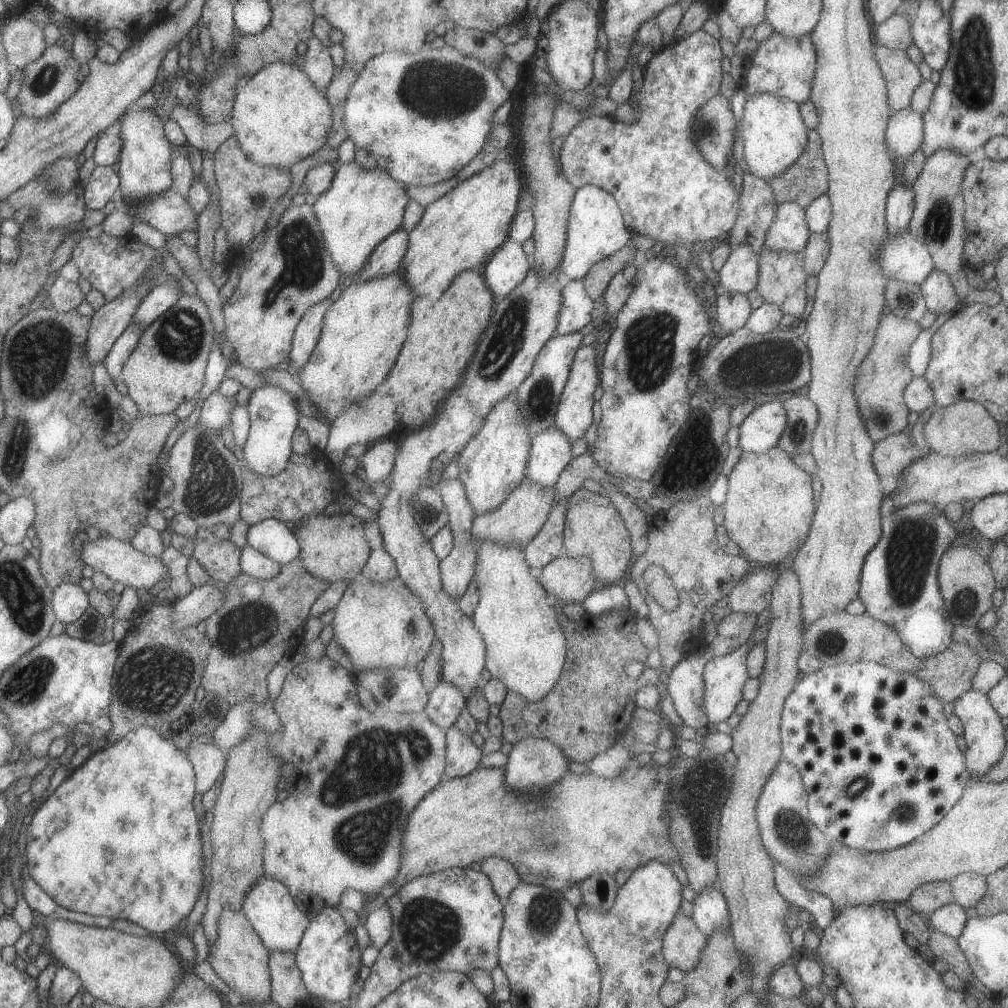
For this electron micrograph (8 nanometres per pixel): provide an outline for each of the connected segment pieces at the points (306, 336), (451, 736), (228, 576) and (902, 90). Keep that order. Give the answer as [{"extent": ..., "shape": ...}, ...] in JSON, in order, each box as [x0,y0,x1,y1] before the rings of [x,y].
[{"extent":[288,298,334,369],"shape":[[[324,298],[304,312],[304,316],[298,322],[293,334],[292,350],[290,350],[288,363],[292,362],[300,369],[308,362],[308,358],[312,356],[322,334],[324,316],[332,304],[334,304],[333,298]]]},{"extent":[446,725,481,779],"shape":[[[455,725],[446,733],[446,768],[447,779],[460,778],[474,772],[481,766],[481,748],[478,748],[468,734],[462,734]]]},{"extent":[193,528,241,585],"shape":[[[199,528],[194,540],[193,556],[214,582],[229,585],[241,570],[241,549],[230,540],[221,540],[210,529]]]},{"extent":[875,44,923,111],"shape":[[[877,44],[875,58],[886,81],[891,111],[904,110],[912,104],[912,94],[922,84],[923,76],[905,50],[890,50]]]}]

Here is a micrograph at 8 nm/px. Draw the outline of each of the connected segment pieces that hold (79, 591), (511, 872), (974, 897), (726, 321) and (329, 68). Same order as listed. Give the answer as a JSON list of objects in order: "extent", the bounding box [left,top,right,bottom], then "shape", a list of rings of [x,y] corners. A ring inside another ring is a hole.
[{"extent":[52,583,91,624],"shape":[[[62,583],[53,589],[52,608],[57,620],[62,624],[72,624],[91,605],[89,594],[80,584]]]},{"extent":[481,856,522,904],"shape":[[[494,856],[484,860],[481,867],[481,871],[490,878],[494,892],[500,898],[502,904],[508,902],[512,890],[522,882],[518,871],[507,860]]]},{"extent":[950,873,988,909],"shape":[[[962,873],[950,882],[954,901],[965,909],[975,908],[988,890],[985,876],[978,873]]]},{"extent":[716,292,753,333],"shape":[[[725,292],[717,297],[716,320],[728,333],[744,327],[752,311],[753,308],[745,294]]]},{"extent":[303,35,336,92],"shape":[[[312,35],[303,58],[303,70],[308,74],[308,78],[314,82],[318,90],[325,92],[336,70],[328,43]]]}]

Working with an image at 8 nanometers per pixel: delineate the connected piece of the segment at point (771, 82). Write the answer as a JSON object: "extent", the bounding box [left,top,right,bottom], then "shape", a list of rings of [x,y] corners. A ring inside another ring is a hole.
{"extent":[739,31,818,104],"shape":[[[774,31],[768,39],[759,42],[756,54],[747,62],[739,86],[746,90],[746,98],[754,94],[772,94],[790,99],[796,104],[804,104],[810,101],[812,96],[816,68],[818,68],[818,56],[811,34],[794,38]]]}

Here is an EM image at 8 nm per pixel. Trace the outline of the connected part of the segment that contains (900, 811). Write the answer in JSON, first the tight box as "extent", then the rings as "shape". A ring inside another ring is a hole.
{"extent":[780,661,970,853],"shape":[[[874,661],[840,663],[834,666],[824,665],[818,672],[804,675],[796,683],[792,694],[788,696],[784,703],[781,716],[780,736],[782,754],[783,758],[800,772],[801,779],[807,790],[807,808],[810,820],[826,836],[826,840],[830,844],[840,843],[846,847],[866,851],[867,853],[878,853],[906,846],[906,844],[910,844],[915,838],[936,826],[944,818],[944,815],[951,808],[954,808],[954,804],[960,800],[960,796],[964,792],[964,786],[969,785],[970,782],[968,780],[970,778],[966,762],[964,762],[964,754],[960,752],[960,748],[956,744],[956,736],[950,730],[948,717],[944,713],[942,706],[944,704],[934,694],[934,690],[914,673],[896,671]]]}

